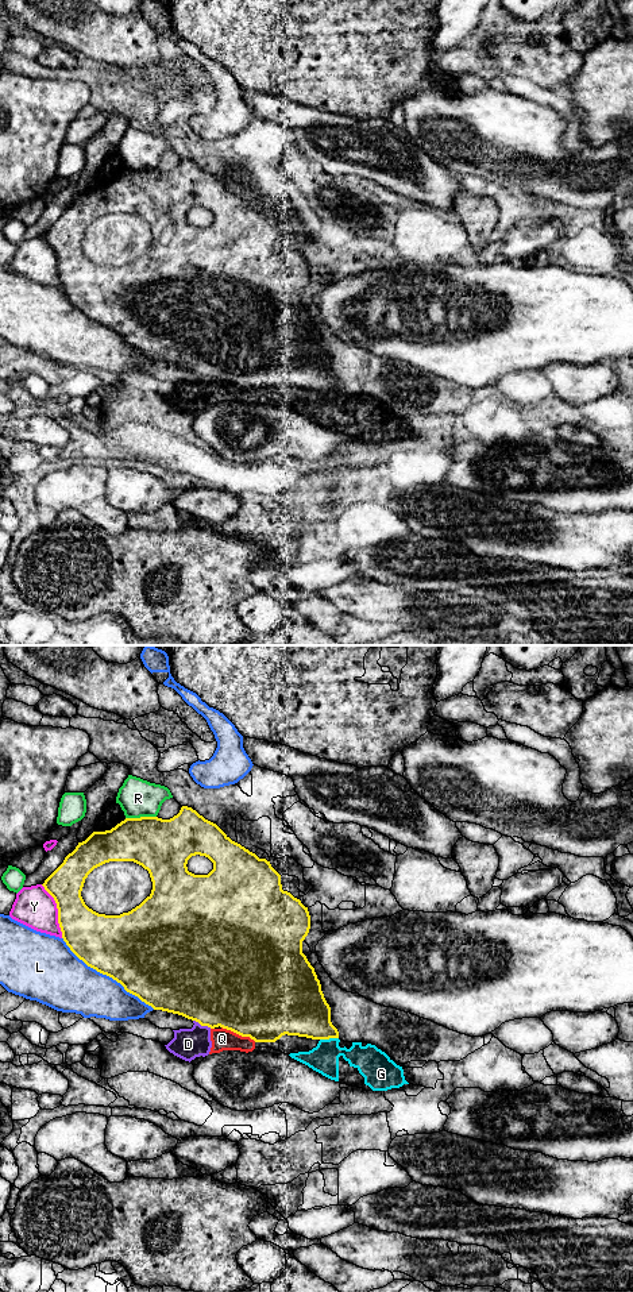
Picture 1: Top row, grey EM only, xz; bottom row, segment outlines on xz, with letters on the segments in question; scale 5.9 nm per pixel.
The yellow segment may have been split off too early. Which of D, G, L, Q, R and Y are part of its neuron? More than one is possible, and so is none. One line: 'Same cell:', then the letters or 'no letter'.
Same cell: no letter

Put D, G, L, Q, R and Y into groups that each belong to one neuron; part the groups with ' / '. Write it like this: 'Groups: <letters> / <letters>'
Groups: D G Q / L / R / Y

